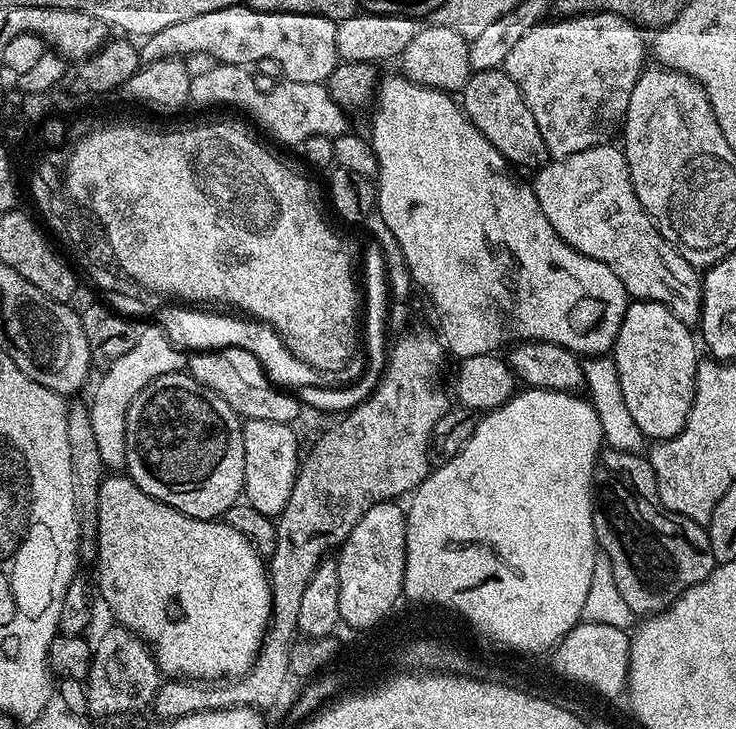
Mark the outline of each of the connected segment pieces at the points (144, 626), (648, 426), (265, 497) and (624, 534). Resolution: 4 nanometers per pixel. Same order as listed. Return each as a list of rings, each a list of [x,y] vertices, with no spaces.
[[[108,474],[100,484],[98,490],[98,530],[96,531],[96,584],[100,587],[100,596],[108,603],[112,616],[117,625],[128,628],[134,635],[140,637],[147,644],[156,665],[161,673],[168,678],[183,678],[185,680],[198,680],[201,682],[220,682],[223,676],[227,678],[239,678],[245,676],[256,661],[256,655],[267,634],[272,619],[272,591],[268,581],[268,569],[265,557],[260,555],[259,550],[242,535],[234,526],[225,523],[223,519],[199,520],[190,518],[174,506],[166,502],[154,499],[150,494],[143,492],[131,476],[127,474]]]
[[[632,300],[618,330],[614,345],[618,382],[622,382],[630,415],[649,441],[672,440],[686,426],[696,393],[698,363],[698,340],[692,332],[665,304],[653,300]]]
[[[244,420],[242,424],[242,446],[244,447],[244,490],[243,499],[258,513],[271,518],[279,517],[280,512],[290,502],[290,490],[294,490],[296,474],[300,471],[302,450],[296,441],[297,429],[282,422],[266,422],[265,420]]]
[[[605,447],[596,460],[592,483],[599,551],[610,558],[618,594],[637,617],[665,612],[690,586],[698,586],[716,569],[707,527],[662,506],[654,470],[643,455]]]

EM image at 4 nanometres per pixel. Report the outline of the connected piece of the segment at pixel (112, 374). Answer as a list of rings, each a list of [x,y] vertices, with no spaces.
[[[159,326],[141,327],[136,334],[134,346],[127,354],[122,354],[115,362],[99,373],[100,381],[92,392],[92,401],[86,404],[94,439],[98,441],[98,454],[102,454],[105,469],[127,469],[126,462],[126,414],[134,398],[147,384],[171,372],[183,372],[186,356]]]

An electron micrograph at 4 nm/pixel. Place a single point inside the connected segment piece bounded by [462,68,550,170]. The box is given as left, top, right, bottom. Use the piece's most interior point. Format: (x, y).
(494, 105)

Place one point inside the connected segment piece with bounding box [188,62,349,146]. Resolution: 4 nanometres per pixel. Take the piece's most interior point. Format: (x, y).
(292, 112)

